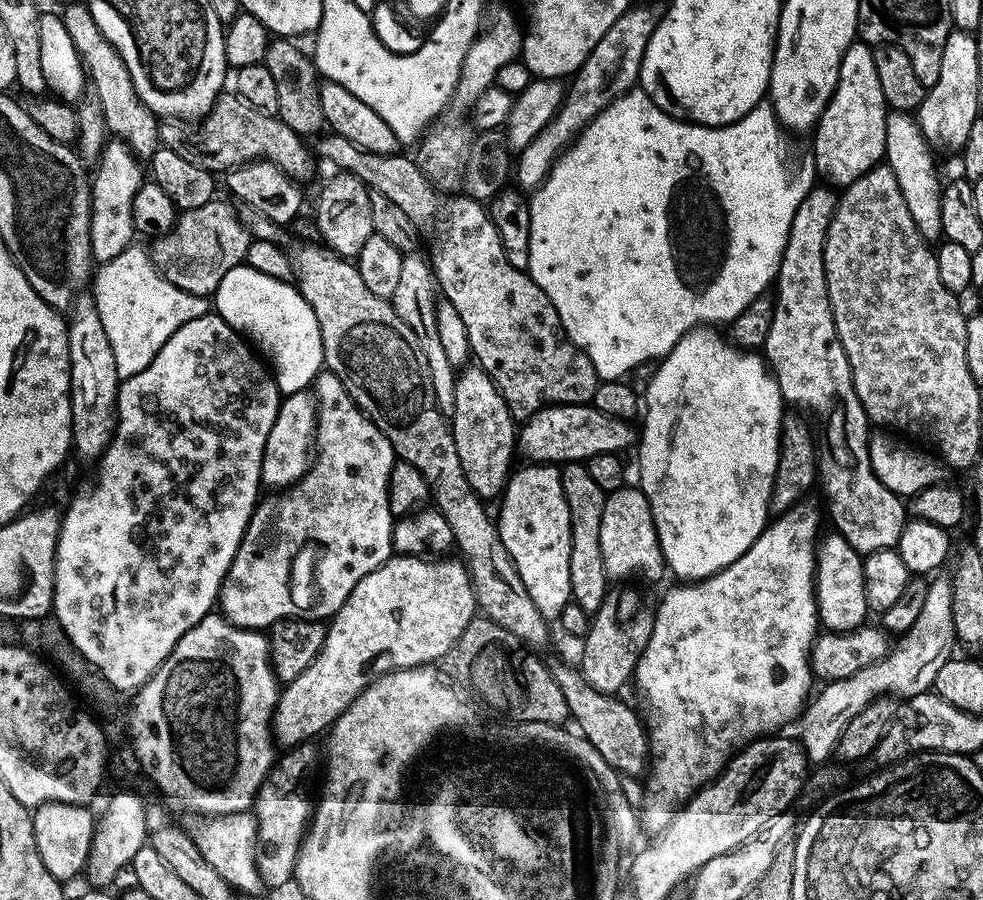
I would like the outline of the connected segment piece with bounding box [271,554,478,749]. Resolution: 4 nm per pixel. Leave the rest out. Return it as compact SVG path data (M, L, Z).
M393 554L382 566L378 566L370 574L366 574L366 578L362 578L362 582L358 582L358 586L354 586L354 590L350 590L350 598L346 598L346 602L336 611L335 616L331 617L330 623L327 625L322 650L318 654L318 658L314 658L314 662L310 662L310 666L306 666L306 670L302 670L302 674L298 674L298 678L294 678L294 682L285 684L280 689L280 697L276 700L276 711L272 713L271 727L277 745L284 744L285 749L295 748L297 744L315 741L314 738L319 732L321 734L327 733L336 723L337 718L352 705L354 698L358 698L358 694L362 694L362 690L366 690L366 686L373 684L378 677L384 676L388 672L396 672L399 668L432 666L443 661L446 653L454 646L454 642L458 642L462 630L466 630L466 626L478 612L476 595L472 589L472 579L468 573L468 567L464 564L463 559L448 559L452 558L425 558L423 556Z

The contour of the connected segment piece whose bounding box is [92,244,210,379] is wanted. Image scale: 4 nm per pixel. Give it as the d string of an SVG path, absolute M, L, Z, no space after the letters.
M139 244L128 247L110 262L100 264L93 275L93 286L92 297L121 379L141 373L174 331L196 317L207 315L210 310L207 297L190 294L161 275L152 262L151 253Z

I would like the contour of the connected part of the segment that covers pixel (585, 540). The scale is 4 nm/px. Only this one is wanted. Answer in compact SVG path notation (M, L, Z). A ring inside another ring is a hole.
M569 462L563 465L560 473L562 478L562 490L566 494L566 506L570 506L570 590L572 591L572 600L575 601L578 606L582 608L586 613L594 614L604 604L605 596L609 595L610 577L606 574L606 562L602 562L602 542L599 540L599 536L602 535L602 510L604 509L604 493L594 482L594 478L590 478L590 470L587 463L584 462Z

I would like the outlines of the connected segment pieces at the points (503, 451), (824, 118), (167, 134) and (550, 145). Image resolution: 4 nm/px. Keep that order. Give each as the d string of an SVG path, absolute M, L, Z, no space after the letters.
M468 366L457 375L450 423L454 446L458 446L458 462L462 462L466 482L470 482L481 500L495 501L503 493L514 468L512 452L514 456L518 448L518 428L502 394L496 389L496 383L484 373L483 368Z
M854 42L842 58L838 82L830 102L816 124L810 159L815 171L825 176L829 185L843 190L858 182L884 160L886 146L886 118L889 109L882 98L878 70L874 70L872 48L863 42Z
M225 91L216 99L207 116L195 125L196 132L191 132L188 128L191 127L184 122L161 123L161 145L173 148L175 152L182 154L182 158L186 158L186 162L194 162L194 166L202 166L213 174L227 173L252 160L268 160L297 182L305 182L316 172L317 161L309 145L308 148L304 145L307 143L302 137L290 130L290 126L286 126L279 115L271 116L262 110L254 110L254 106L236 95L235 91Z
M639 4L626 9L618 22L614 22L614 26L610 26L610 30L606 30L606 34L598 38L598 46L590 50L586 62L582 62L580 69L571 77L570 87L564 93L564 104L556 112L555 118L544 127L542 134L538 134L538 138L534 138L534 142L530 142L530 146L523 148L515 157L514 180L521 184L517 184L521 189L539 188L557 158L571 146L580 131L599 112L606 110L610 102L637 87L650 34L654 34L662 15L659 7L656 9L652 4Z

